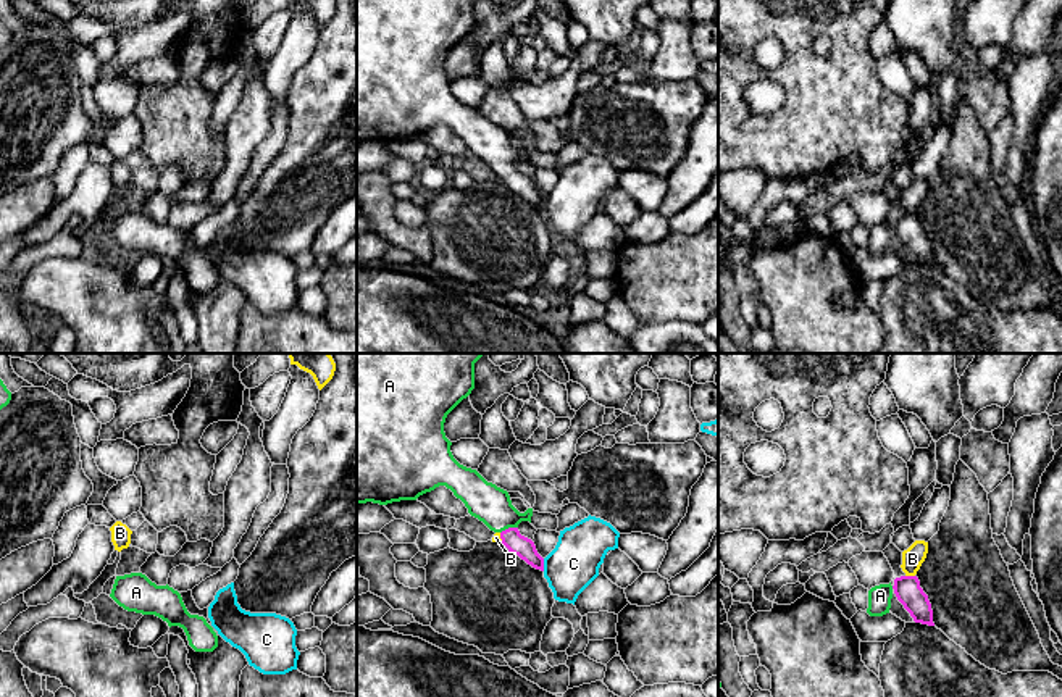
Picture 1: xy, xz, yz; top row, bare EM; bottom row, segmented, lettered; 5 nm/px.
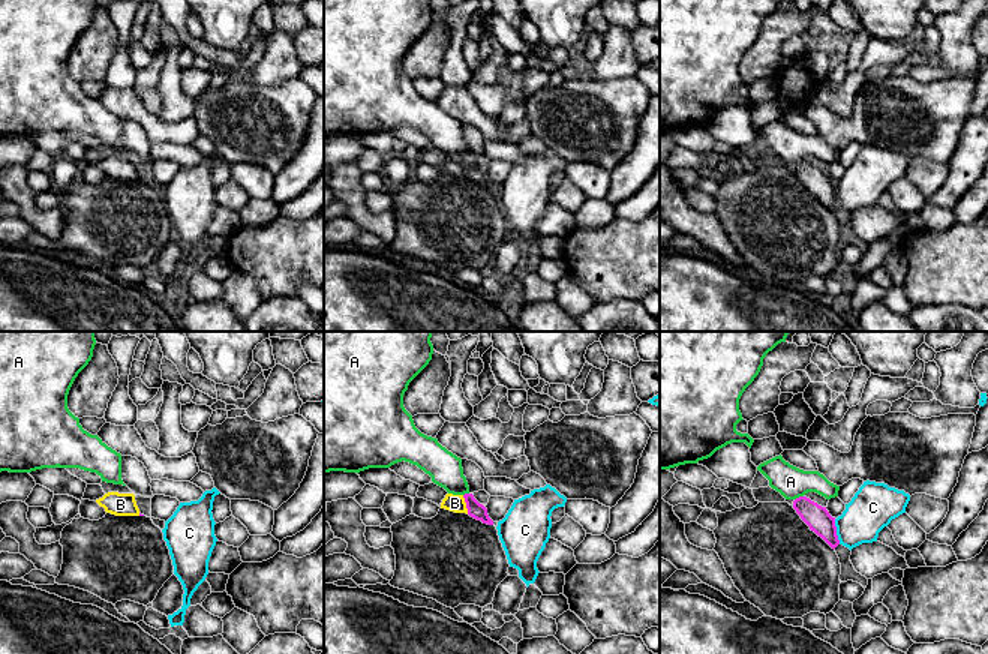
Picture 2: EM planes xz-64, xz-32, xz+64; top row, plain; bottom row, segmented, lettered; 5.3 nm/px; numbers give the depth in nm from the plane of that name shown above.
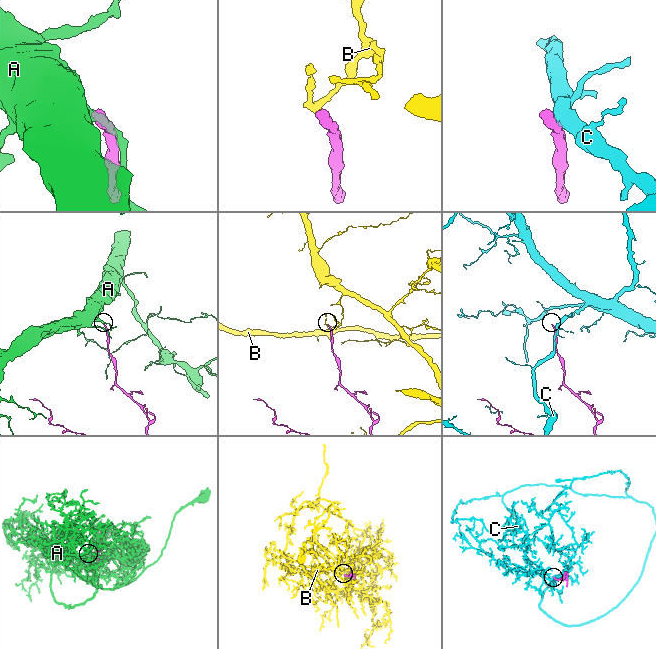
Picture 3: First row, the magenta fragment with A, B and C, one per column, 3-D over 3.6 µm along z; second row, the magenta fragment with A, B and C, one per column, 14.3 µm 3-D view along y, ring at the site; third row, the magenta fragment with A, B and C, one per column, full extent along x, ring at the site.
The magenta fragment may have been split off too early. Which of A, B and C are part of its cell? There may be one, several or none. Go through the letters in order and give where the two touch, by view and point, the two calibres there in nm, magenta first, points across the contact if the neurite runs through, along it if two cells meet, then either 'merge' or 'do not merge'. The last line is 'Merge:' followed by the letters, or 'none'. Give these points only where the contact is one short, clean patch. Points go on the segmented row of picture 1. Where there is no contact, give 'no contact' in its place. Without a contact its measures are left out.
A: xz (509, 528) | 100/190 nm | across xz (512, 539), (509, 528), (485, 500) | merge
B: yz (911, 576) | 130/110 nm | along yz (906, 575), (914, 576) | do not merge
C: xz (543, 565) | 100/240 nm | along xz (543, 559), (544, 570) | do not merge
Merge: A

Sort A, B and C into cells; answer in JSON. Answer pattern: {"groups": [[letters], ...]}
{"groups": [["A"], ["B"], ["C"]]}

